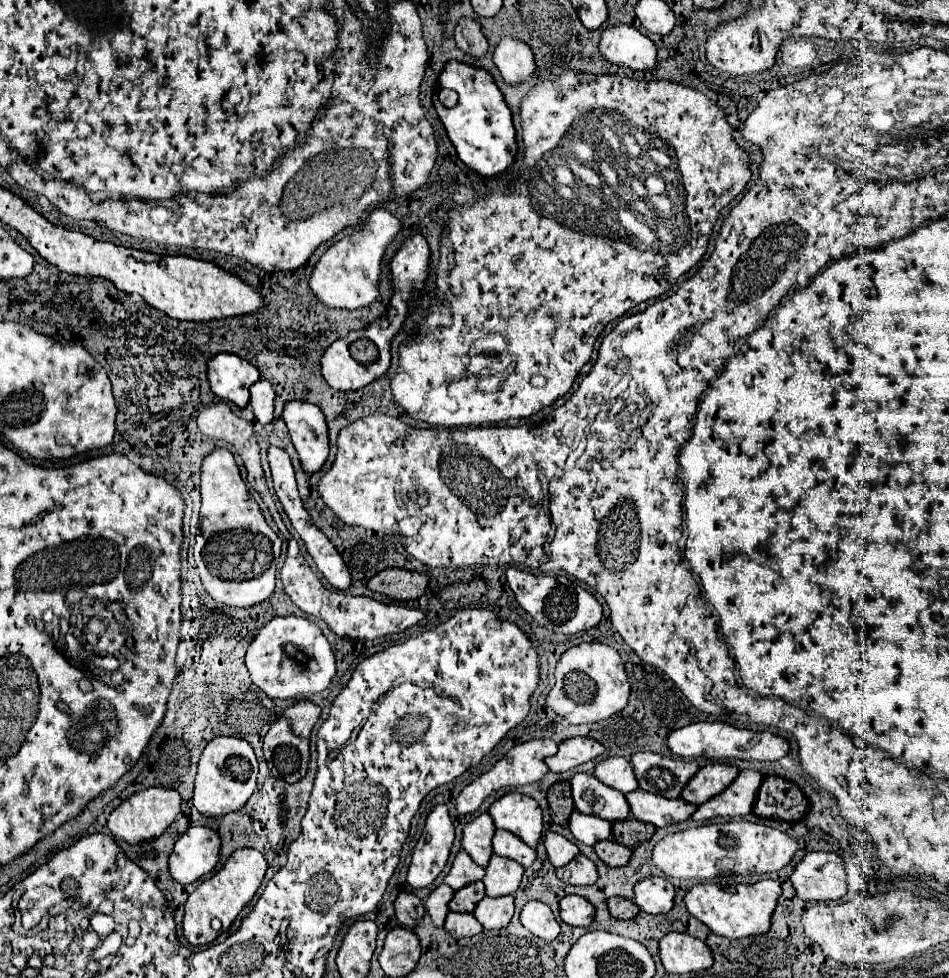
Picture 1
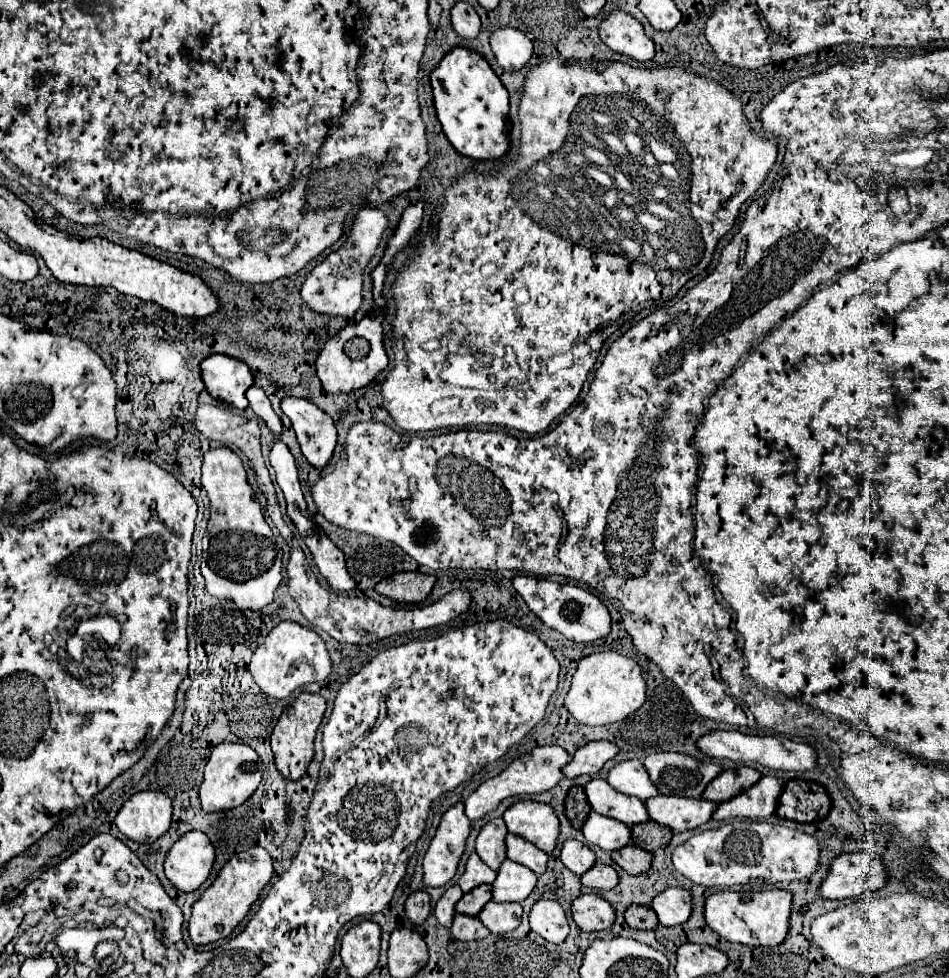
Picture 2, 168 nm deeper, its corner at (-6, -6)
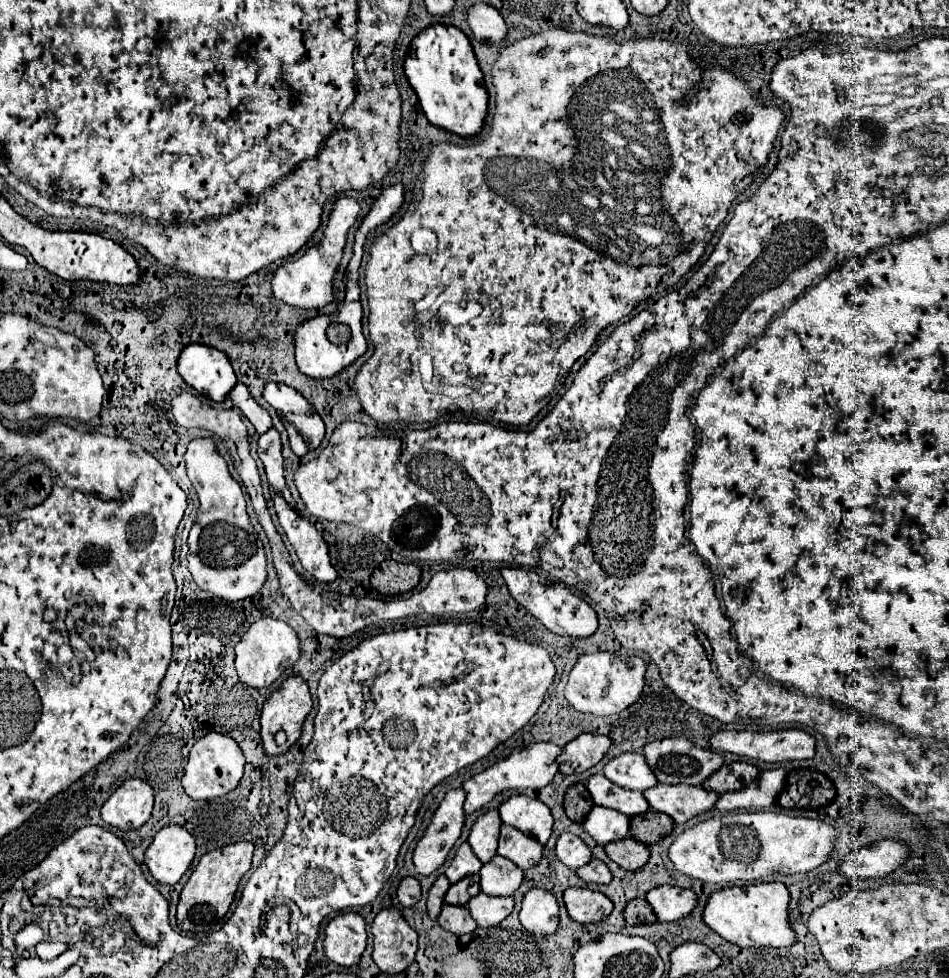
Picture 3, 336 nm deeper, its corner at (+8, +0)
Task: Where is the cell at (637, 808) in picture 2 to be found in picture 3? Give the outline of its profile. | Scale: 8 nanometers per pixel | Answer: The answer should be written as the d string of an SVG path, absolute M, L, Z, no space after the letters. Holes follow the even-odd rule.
M594 774L588 778L586 788L594 800L596 806L618 810L626 816L644 814L648 810L648 804L638 790L626 790L616 784L612 784L604 774Z

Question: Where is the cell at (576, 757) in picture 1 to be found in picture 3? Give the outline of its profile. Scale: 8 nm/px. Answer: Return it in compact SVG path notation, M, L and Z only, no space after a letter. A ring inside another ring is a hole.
M580 734L572 742L564 746L564 752L558 756L558 768L562 774L584 772L598 764L602 756L608 752L612 740L608 736L598 734Z

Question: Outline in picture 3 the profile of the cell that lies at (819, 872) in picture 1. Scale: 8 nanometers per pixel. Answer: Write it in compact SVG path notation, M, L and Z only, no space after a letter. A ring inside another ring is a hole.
M880 840L846 854L838 866L838 874L844 878L884 878L894 872L906 856L908 848L902 842Z

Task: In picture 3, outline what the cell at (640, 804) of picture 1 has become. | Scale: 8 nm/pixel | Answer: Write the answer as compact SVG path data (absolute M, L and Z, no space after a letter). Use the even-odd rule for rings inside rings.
M658 784L654 788L644 790L644 798L652 810L668 814L676 824L684 824L696 814L710 810L716 804L718 794L708 792L700 786L686 786L686 784L662 786Z

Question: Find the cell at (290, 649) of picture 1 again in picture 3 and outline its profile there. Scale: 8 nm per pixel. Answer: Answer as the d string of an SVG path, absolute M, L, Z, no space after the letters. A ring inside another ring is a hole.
M260 618L256 620L242 640L236 644L236 672L240 680L252 688L268 688L276 678L282 676L286 668L290 668L300 658L300 640L294 628L290 628L282 620Z

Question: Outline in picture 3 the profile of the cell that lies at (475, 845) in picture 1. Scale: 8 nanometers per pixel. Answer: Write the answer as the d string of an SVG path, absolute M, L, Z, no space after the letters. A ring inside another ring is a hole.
M488 810L486 814L478 816L470 836L468 836L468 844L472 846L472 852L478 856L480 862L488 862L498 848L498 832L500 832L500 816L496 810Z

